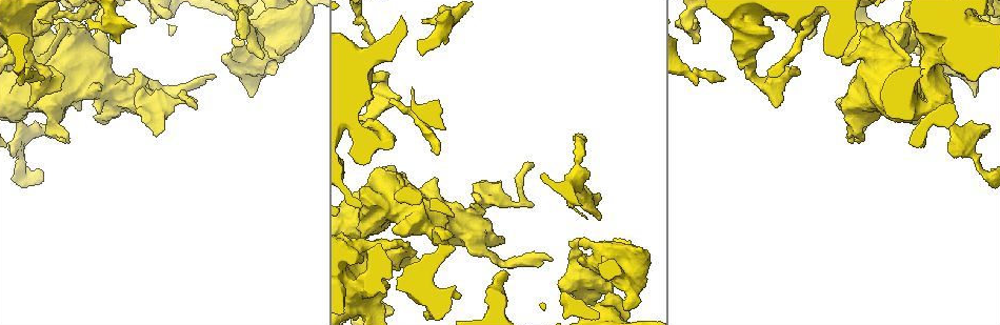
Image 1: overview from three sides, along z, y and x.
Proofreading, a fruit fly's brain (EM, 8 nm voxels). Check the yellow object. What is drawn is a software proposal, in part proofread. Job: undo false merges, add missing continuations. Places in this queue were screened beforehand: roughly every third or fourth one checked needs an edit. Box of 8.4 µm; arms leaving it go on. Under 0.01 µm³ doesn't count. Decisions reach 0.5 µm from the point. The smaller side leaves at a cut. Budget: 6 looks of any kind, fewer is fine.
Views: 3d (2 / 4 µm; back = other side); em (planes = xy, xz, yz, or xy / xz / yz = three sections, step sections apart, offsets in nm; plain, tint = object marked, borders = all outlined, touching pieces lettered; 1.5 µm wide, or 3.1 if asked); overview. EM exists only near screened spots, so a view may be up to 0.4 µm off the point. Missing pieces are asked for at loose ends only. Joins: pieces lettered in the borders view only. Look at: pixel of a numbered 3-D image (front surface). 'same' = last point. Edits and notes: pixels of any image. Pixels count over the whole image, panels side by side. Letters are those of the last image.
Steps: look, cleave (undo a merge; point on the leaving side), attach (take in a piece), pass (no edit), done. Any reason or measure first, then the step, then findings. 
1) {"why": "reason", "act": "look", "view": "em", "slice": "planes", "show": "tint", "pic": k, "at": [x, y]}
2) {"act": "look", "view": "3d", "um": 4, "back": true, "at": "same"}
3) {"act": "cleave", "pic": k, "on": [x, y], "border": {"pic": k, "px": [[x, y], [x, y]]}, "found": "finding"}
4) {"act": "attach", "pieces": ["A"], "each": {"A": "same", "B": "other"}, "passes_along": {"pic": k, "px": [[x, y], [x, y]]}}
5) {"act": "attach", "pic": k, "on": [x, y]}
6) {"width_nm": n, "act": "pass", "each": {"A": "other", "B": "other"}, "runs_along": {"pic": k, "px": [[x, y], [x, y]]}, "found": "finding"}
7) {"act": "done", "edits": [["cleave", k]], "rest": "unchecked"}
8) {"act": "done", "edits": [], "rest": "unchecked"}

{"why": "tapers out", "act": "look", "view": "em", "slice": "planes", "show": "borders", "pic": 1, "at": [533, 162]}

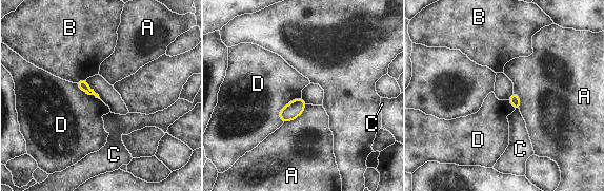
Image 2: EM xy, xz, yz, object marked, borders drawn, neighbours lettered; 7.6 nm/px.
{"act": "pass", "each": {"A": "other", "B": "other", "C": "other", "D": "other"}, "border": {"pic": 2, "px": [[301, 96], [279, 111], [282, 122]]}, "found": "none of them fits"}

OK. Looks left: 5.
{"act": "look", "view": "em", "slice": "planes", "show": "borders", "pic": 1, "at": [810, 39]}

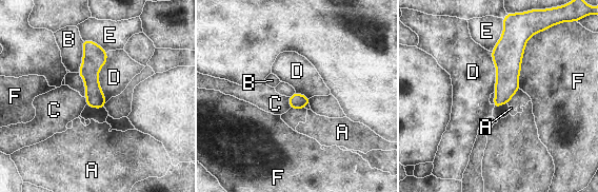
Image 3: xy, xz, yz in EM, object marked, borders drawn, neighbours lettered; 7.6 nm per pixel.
{"longest_contact_nm": ["D", 400], "act": "pass", "each": {"A": "other", "B": "other", "C": "other", "D": "other", "E": "other", "F": "other"}, "found": "none of them fits"}

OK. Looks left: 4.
{"why": "tapers out", "act": "look", "view": "em", "slice": "planes", "show": "borders", "pic": 1, "at": [89, 21]}

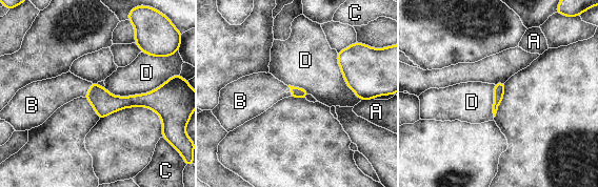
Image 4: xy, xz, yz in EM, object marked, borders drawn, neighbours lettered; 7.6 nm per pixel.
{"width_nm": 80, "act": "attach", "pieces": ["B"], "each": {"A": "other", "B": "same", "C": "other", "D": "other"}, "passes_along": {"pic": 4, "px": [[104, 103], [88, 89], [56, 91]]}, "found": "it goes on there"}

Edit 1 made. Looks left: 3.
{"act": "done", "edits": [["attach", 4]], "rest": "unchecked"}

